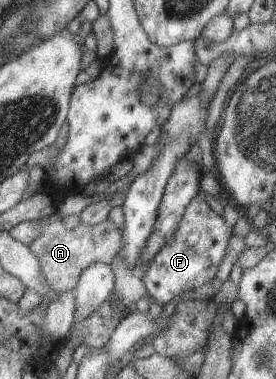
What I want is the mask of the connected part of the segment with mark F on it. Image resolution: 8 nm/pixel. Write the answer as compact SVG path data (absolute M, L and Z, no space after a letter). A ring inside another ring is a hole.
M197 193L191 197L173 239L153 257L141 277L147 293L158 307L168 303L179 293L194 291L215 278L217 267L225 255L232 229L229 229L222 216L213 213L205 197L204 193Z

